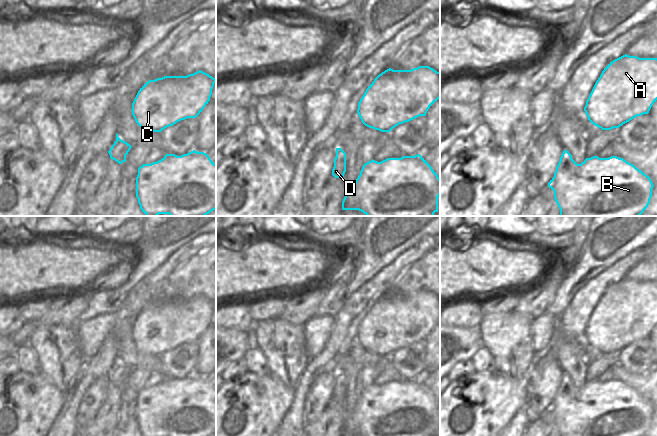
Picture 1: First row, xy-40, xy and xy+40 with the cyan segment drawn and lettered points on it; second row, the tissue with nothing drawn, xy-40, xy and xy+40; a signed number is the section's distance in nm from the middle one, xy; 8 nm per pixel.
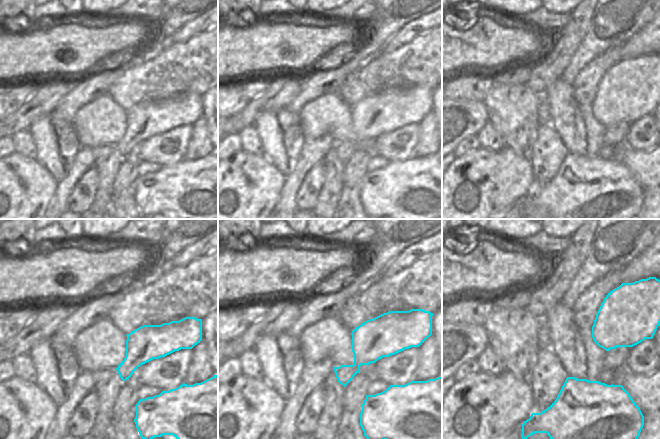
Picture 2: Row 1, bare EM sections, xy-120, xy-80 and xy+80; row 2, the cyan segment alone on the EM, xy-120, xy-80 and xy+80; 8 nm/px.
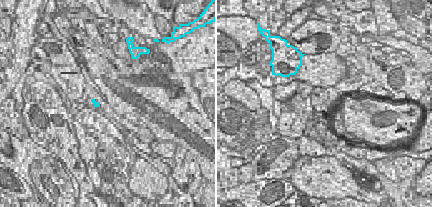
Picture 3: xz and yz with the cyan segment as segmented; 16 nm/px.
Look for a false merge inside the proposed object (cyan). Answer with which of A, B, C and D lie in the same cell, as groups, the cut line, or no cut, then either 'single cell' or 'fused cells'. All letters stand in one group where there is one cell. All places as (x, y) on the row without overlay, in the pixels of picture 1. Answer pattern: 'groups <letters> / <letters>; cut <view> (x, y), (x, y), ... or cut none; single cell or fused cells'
groups A B C D; cut none; single cell

